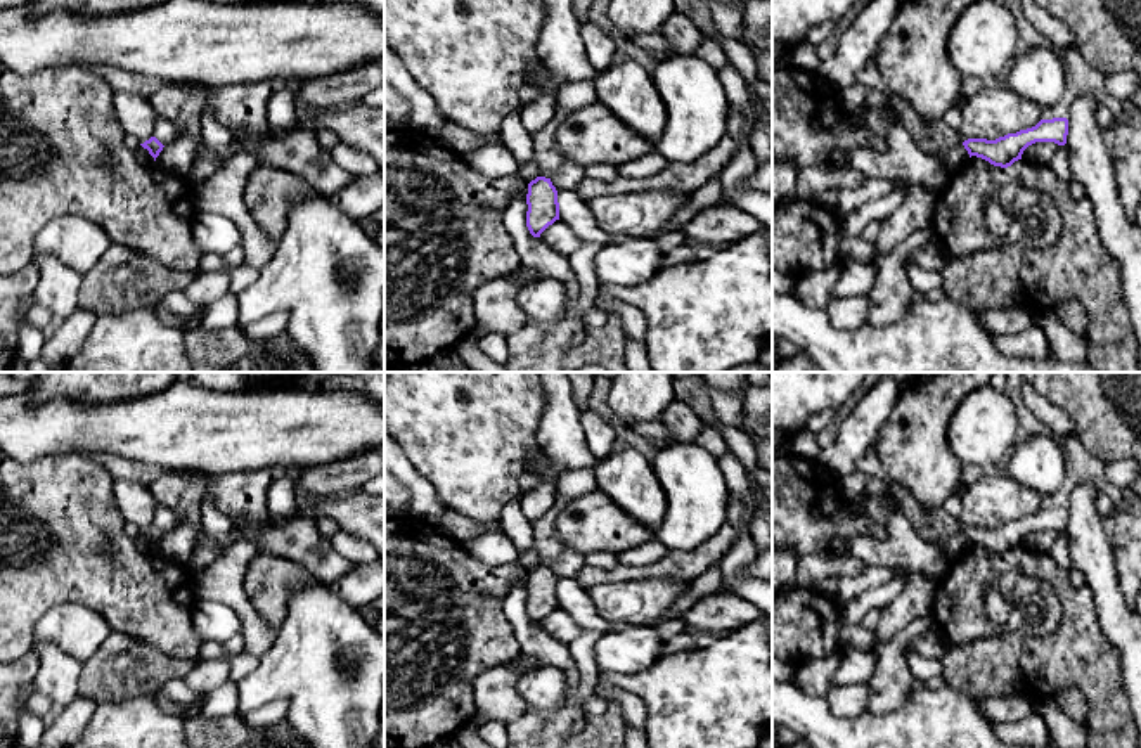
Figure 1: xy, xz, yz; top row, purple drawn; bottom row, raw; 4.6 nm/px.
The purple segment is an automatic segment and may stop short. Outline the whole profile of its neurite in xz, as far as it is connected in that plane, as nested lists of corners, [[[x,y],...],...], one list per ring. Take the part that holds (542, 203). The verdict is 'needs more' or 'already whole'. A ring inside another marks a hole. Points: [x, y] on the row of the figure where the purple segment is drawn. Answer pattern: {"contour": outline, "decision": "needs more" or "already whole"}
{"contour": [[[537,177],[528,184],[526,204],[526,227],[533,237],[540,237],[549,225],[559,220],[558,190],[551,178]]], "decision": "already whole"}

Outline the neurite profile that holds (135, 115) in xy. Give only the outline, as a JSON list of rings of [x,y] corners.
[[[113,92],[111,106],[123,135],[132,135],[140,144],[152,137],[158,113],[149,97],[130,92]]]

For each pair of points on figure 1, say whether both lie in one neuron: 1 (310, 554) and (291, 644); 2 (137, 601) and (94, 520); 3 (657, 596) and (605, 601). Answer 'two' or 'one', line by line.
1: two
2: one
3: one

